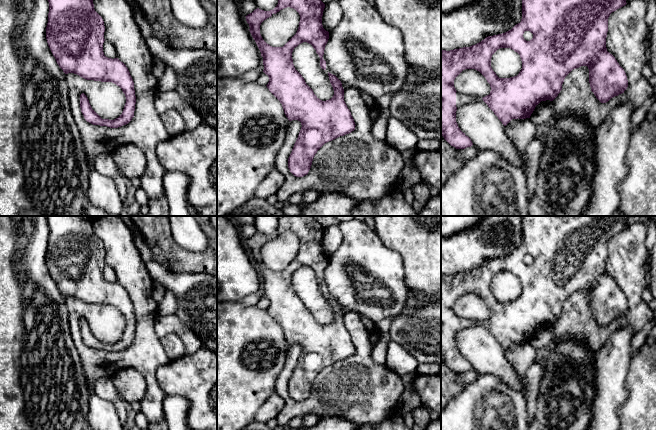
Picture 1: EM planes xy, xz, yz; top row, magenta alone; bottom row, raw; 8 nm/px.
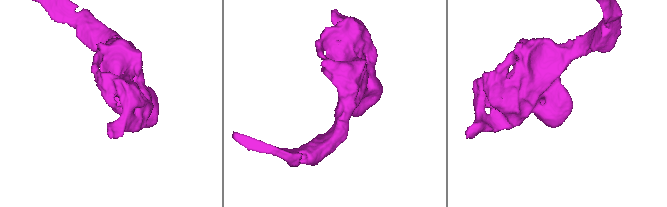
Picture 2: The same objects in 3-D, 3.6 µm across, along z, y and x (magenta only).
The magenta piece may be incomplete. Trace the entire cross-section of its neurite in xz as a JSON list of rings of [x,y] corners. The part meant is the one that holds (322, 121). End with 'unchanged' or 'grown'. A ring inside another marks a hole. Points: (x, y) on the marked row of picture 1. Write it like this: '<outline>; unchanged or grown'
[[[278,0],[273,10],[257,8],[245,16],[263,57],[263,72],[269,77],[267,88],[282,104],[288,120],[298,120],[302,125],[288,158],[288,168],[296,177],[308,174],[315,154],[325,143],[351,133],[356,126],[344,101],[342,83],[335,75],[328,72],[334,95],[322,101],[293,64],[294,48],[307,42],[319,55],[321,68],[326,70],[323,55],[329,32],[322,25],[324,8],[321,0]],[[287,7],[295,9],[300,15],[298,30],[283,47],[272,47],[263,40],[260,25],[273,13]]]; unchanged

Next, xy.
[[[48,0],[49,13],[46,27],[48,46],[57,64],[65,74],[74,73],[86,80],[112,82],[119,86],[126,97],[122,114],[114,119],[102,119],[91,107],[87,96],[80,95],[80,108],[85,120],[93,125],[118,128],[134,117],[136,96],[134,82],[126,65],[118,58],[108,58],[103,52],[105,26],[95,11],[93,0]]]; unchanged

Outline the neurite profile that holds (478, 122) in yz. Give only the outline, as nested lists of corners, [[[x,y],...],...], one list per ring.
[[[481,99],[465,104],[456,111],[456,122],[479,150],[492,150],[505,161],[522,167],[526,173],[527,163],[506,135],[505,126]]]

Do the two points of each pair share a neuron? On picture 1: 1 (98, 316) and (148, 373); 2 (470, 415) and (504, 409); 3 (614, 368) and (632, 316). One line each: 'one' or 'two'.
1: one
2: one
3: two

